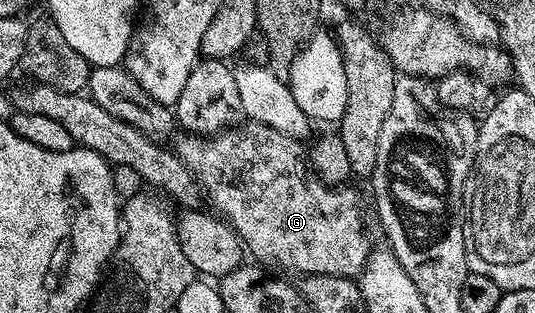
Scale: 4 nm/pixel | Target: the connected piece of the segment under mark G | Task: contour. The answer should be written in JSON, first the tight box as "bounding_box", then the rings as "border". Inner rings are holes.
{"bounding_box":[176,120,372,279],"border":[[[249,120],[243,121],[241,124],[235,124],[229,128],[223,129],[221,134],[215,134],[206,137],[200,134],[192,134],[189,132],[181,135],[183,138],[176,145],[176,153],[180,161],[190,169],[195,182],[198,183],[201,193],[210,197],[210,202],[215,211],[225,221],[229,222],[232,229],[237,232],[238,237],[242,239],[243,247],[248,251],[255,263],[261,264],[263,267],[279,266],[282,270],[295,270],[298,276],[309,276],[311,274],[327,274],[333,278],[352,278],[357,279],[362,273],[366,262],[370,259],[372,243],[366,235],[366,226],[362,223],[362,202],[358,199],[356,191],[350,187],[350,184],[341,186],[325,186],[322,181],[314,175],[314,171],[310,168],[307,151],[304,149],[303,143],[299,139],[292,136],[284,136],[284,132],[276,132],[276,128],[268,128],[268,124],[260,124]]]}

